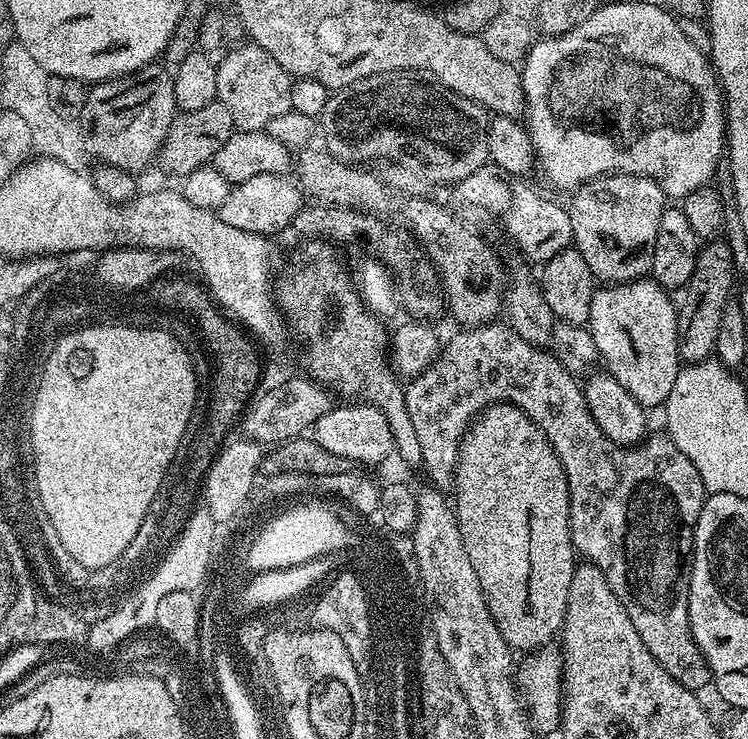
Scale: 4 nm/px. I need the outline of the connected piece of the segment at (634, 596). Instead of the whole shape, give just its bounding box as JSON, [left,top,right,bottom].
[404,322,708,688]

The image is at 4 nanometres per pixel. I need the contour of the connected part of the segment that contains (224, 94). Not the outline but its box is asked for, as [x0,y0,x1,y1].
[216,42,292,132]

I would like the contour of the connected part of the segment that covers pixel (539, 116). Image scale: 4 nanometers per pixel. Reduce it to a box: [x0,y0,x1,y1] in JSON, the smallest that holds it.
[522,3,726,198]

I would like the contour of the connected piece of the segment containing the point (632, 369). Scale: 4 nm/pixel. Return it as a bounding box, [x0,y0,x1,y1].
[588,278,682,410]

